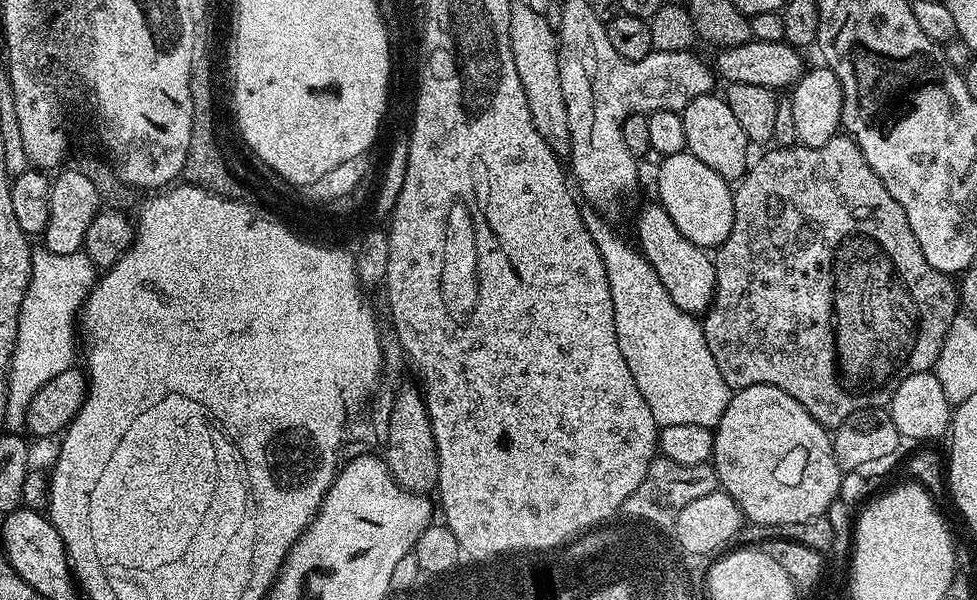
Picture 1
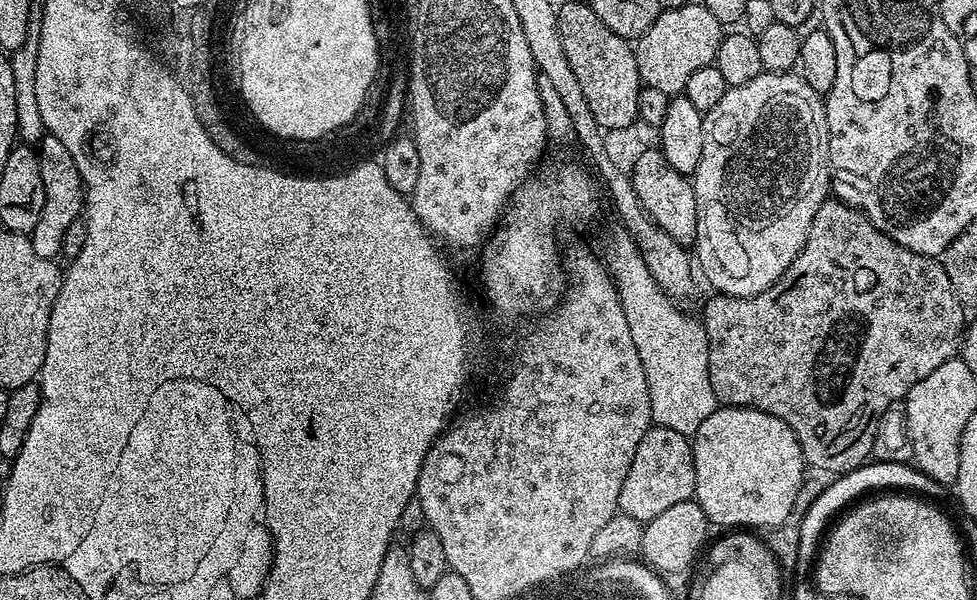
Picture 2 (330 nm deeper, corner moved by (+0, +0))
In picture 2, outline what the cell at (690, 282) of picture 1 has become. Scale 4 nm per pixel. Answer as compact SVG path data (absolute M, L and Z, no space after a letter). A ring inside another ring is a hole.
M644 150L632 166L631 178L638 201L641 202L645 214L653 223L674 240L695 241L698 214L696 213L696 195L689 177L678 174L678 170L674 170L674 166L666 162L666 158L659 150L652 150L652 152Z

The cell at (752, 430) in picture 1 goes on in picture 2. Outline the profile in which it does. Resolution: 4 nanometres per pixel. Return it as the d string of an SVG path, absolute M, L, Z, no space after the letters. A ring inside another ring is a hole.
M717 407L716 412L710 414L710 418L706 418L706 422L702 422L702 426L698 426L692 440L692 453L694 454L694 470L696 471L696 494L694 499L700 503L702 510L708 515L708 519L713 525L725 524L725 529L728 530L767 530L775 528L790 514L790 510L794 506L794 498L798 498L798 490L804 481L806 465L794 430L790 430L790 426L786 426L786 422L782 422L782 418L774 418L763 412L761 408Z

